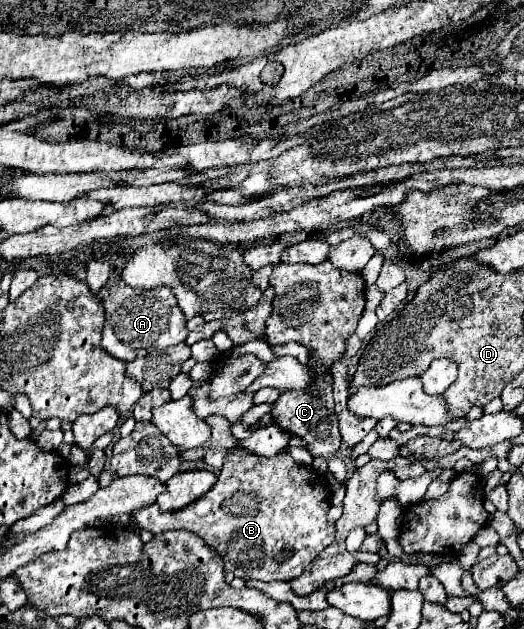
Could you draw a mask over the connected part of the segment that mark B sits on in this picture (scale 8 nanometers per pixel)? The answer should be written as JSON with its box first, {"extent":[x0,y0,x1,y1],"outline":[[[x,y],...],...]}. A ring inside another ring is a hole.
{"extent":[130,448,334,582],"outline":[[[232,448],[224,458],[220,476],[210,492],[192,502],[188,508],[178,512],[160,512],[156,504],[150,508],[134,510],[130,516],[142,528],[152,534],[164,530],[184,528],[196,532],[204,542],[218,550],[226,562],[226,570],[238,578],[254,578],[262,582],[270,580],[294,580],[304,572],[304,568],[334,540],[334,526],[326,522],[326,510],[330,508],[330,484],[324,474],[298,466],[292,456],[282,450],[270,458],[248,452],[246,448]]]}

